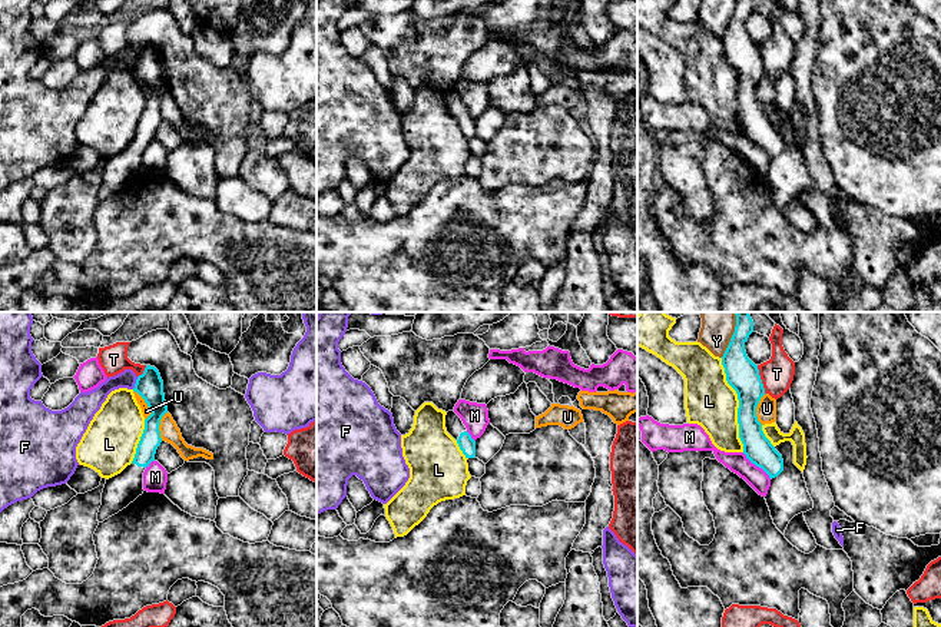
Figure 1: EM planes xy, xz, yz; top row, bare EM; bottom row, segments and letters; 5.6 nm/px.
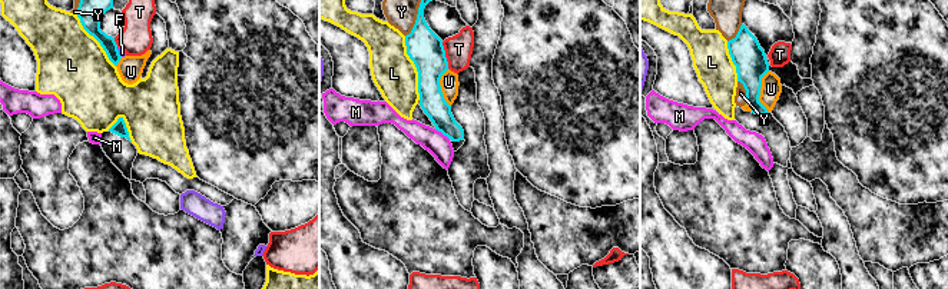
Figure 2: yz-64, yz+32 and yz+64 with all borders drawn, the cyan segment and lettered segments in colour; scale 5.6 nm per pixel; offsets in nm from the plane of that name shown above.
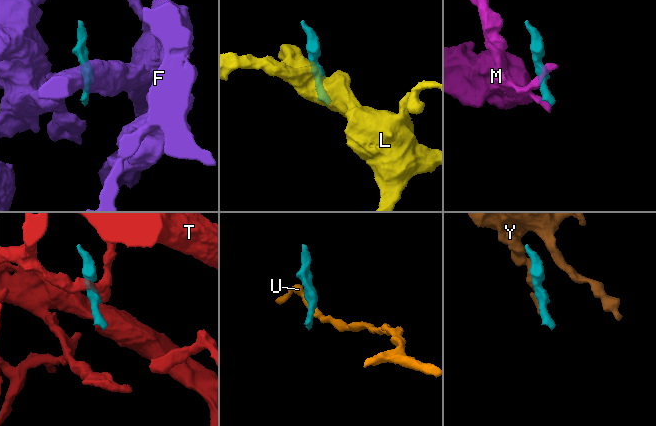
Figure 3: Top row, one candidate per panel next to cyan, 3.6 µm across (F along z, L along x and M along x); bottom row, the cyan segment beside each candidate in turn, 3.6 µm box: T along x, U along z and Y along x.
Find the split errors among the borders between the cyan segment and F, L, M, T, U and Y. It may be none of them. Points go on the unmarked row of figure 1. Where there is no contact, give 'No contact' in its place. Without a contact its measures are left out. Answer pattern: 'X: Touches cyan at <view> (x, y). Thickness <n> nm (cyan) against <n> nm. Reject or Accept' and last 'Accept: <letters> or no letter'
F: Touches cyan at xy (136, 62). Thickness 160 nm (cyan) against 100 nm. Reject
L: Touches cyan at yz (739, 85). Thickness 180 nm (cyan) against 280 nm. Reject
M: Touches cyan at yz (756, 145). Thickness 160 nm (cyan) against 120 nm. Reject
T: Touches cyan at yz (761, 59). Thickness 180 nm (cyan) against 190 nm. Reject
U: Touches cyan at xy (148, 85). Thickness 160 nm (cyan) against 50 nm. Reject
Y: Touches cyan at yz (731, 19). Thickness 180 nm (cyan) against 170 nm. Reject
Accept: no letter

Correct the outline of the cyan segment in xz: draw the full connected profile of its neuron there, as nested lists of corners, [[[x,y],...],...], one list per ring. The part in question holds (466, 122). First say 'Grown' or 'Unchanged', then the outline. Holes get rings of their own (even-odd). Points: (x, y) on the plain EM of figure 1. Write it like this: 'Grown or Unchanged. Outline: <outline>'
Grown. Outline: [[[448,90],[445,94],[445,107],[447,112],[457,120],[460,129],[465,135],[465,137],[476,136],[476,120],[467,112],[465,104],[461,97],[453,90]]]

